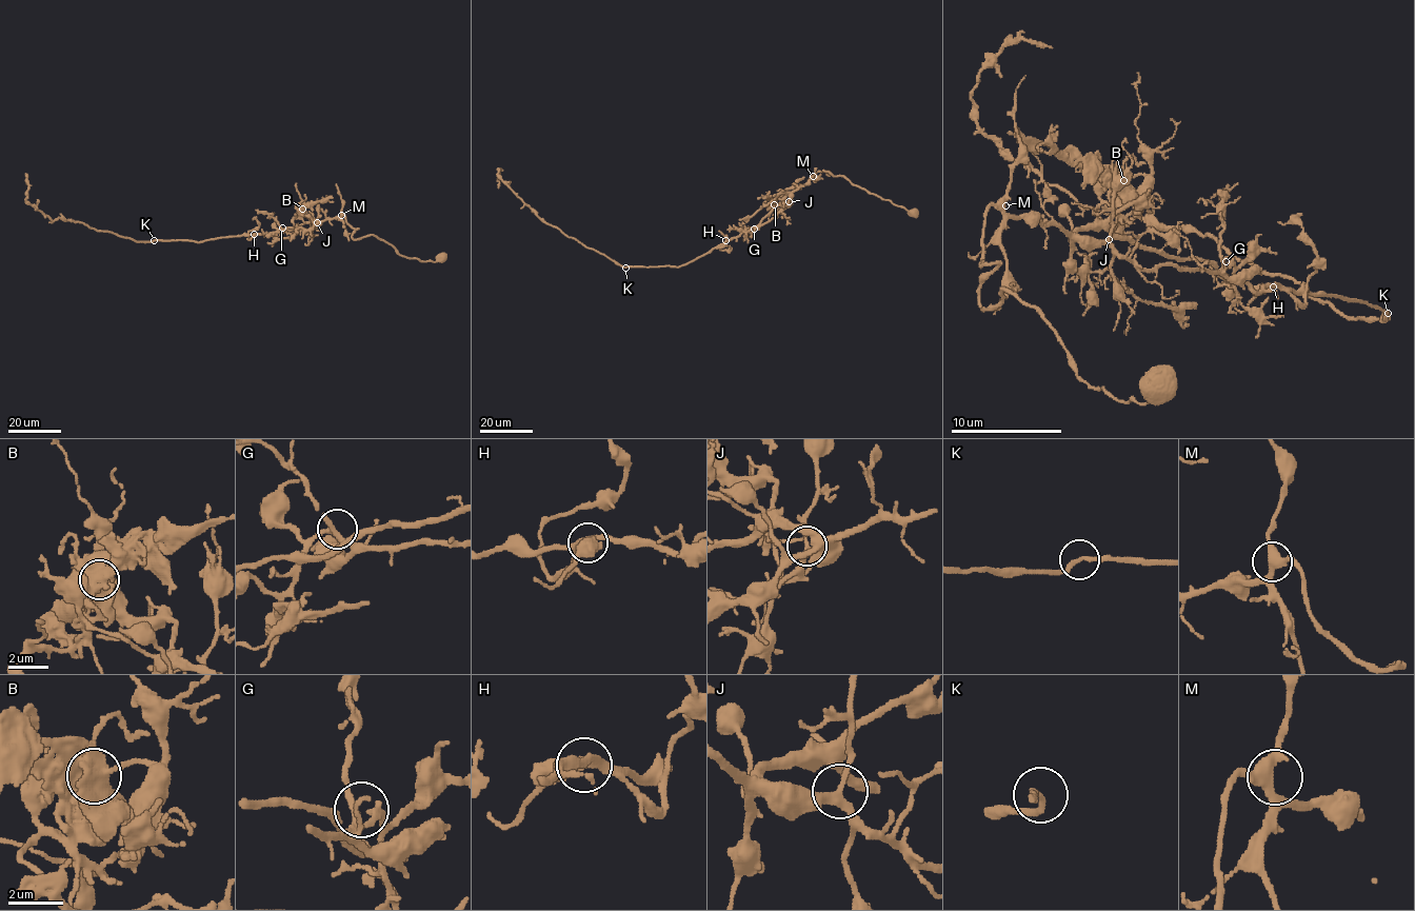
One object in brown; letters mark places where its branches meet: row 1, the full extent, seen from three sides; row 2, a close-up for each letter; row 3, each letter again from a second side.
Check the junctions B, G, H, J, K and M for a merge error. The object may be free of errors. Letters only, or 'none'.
B

